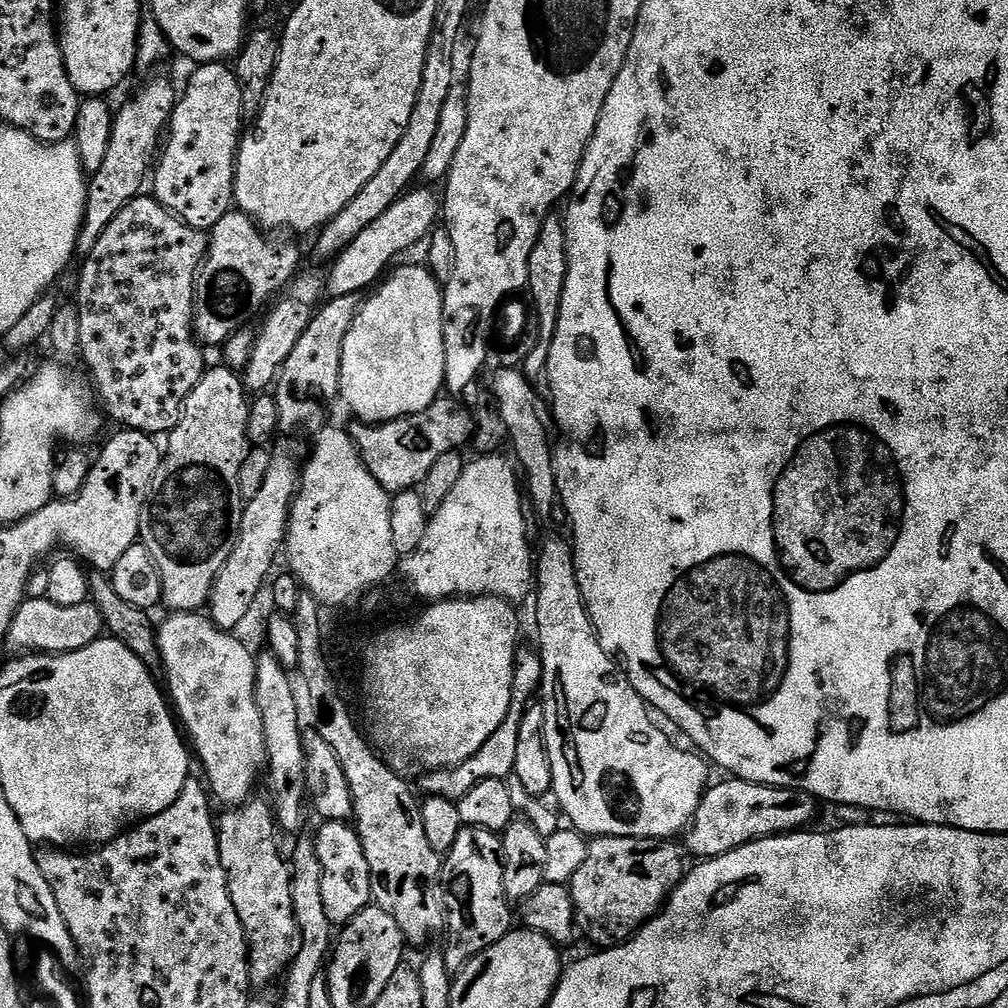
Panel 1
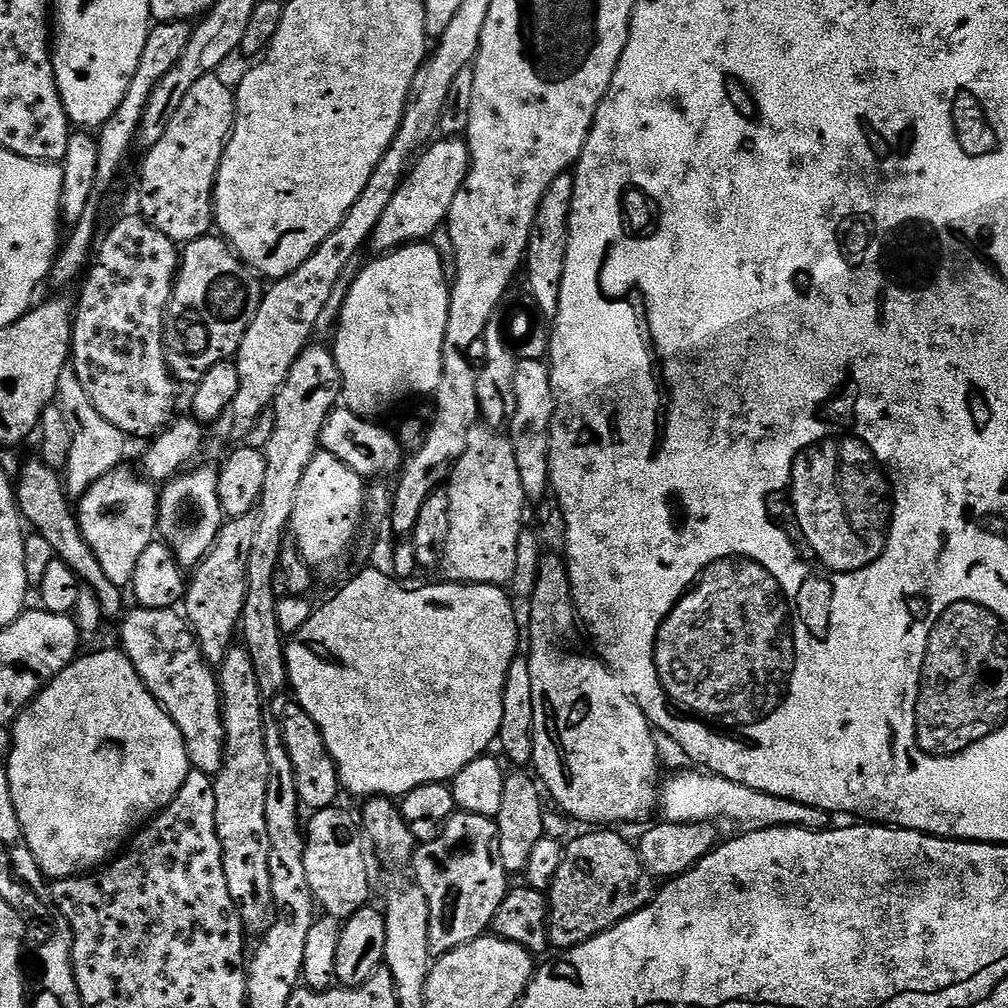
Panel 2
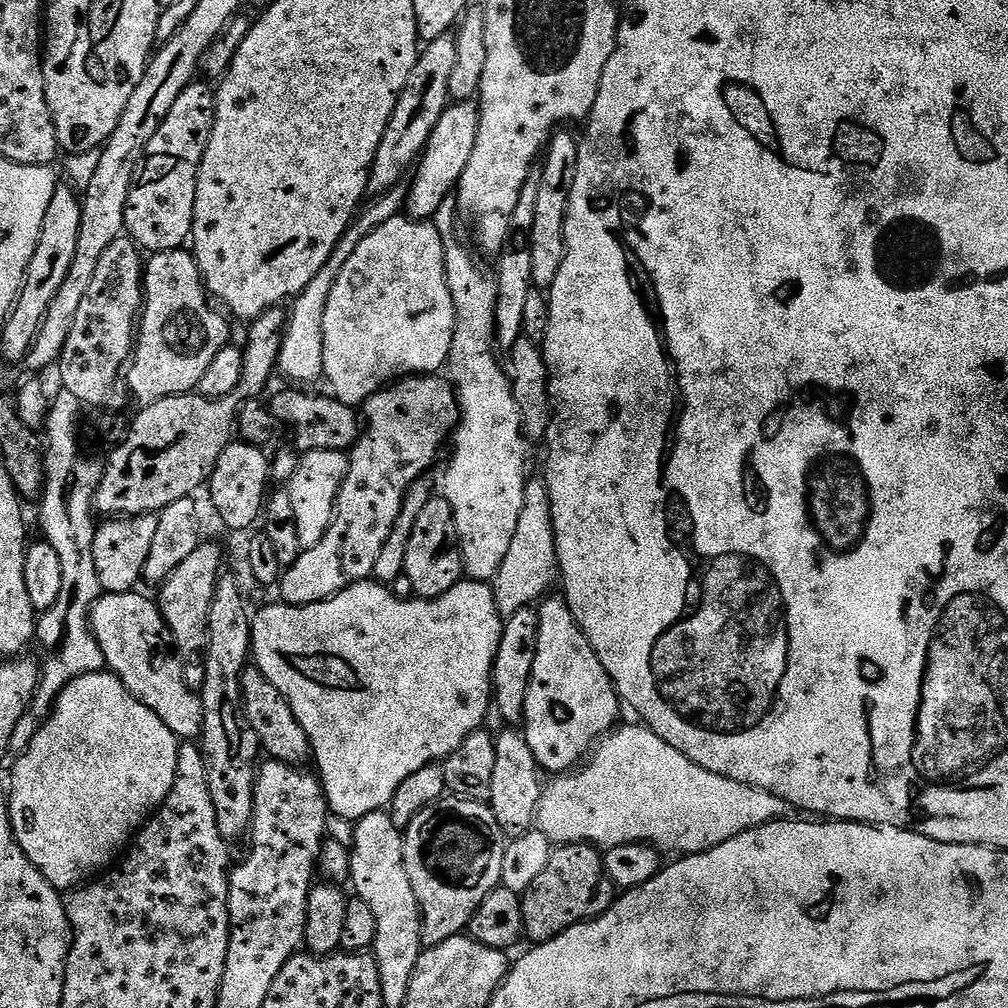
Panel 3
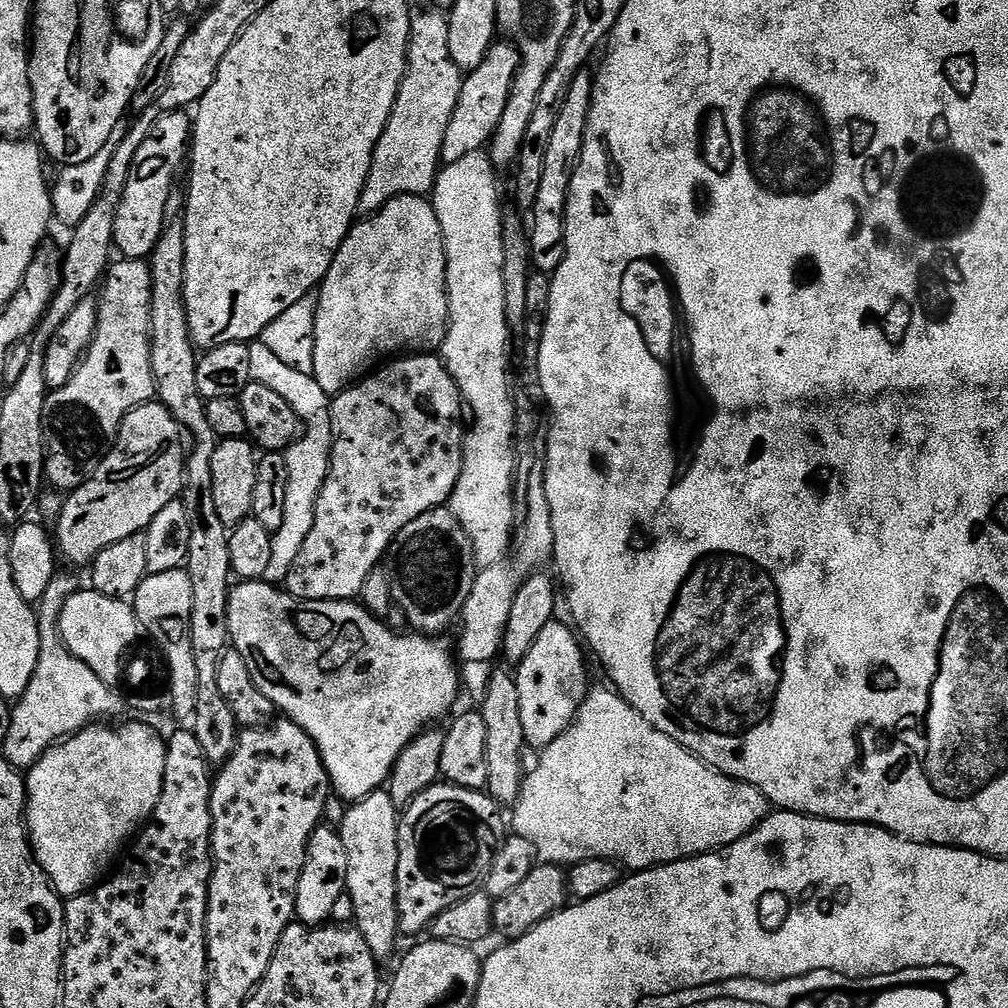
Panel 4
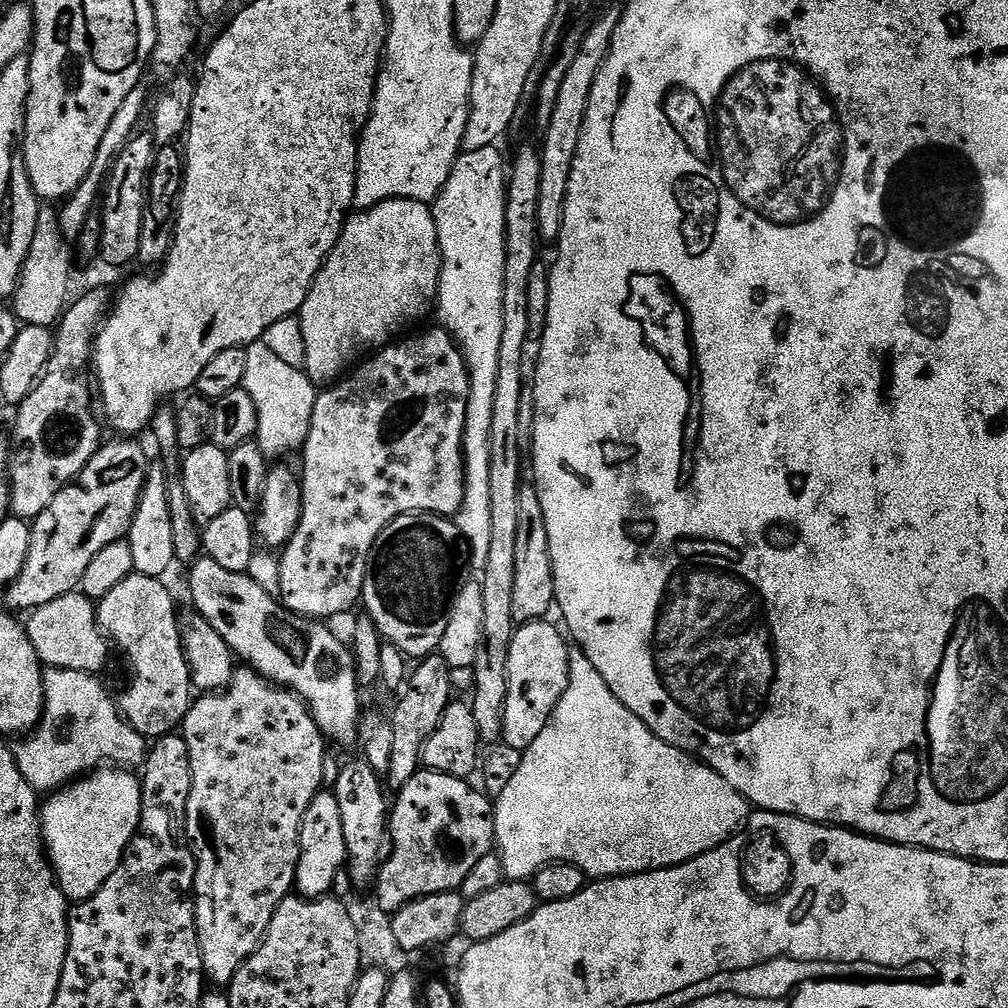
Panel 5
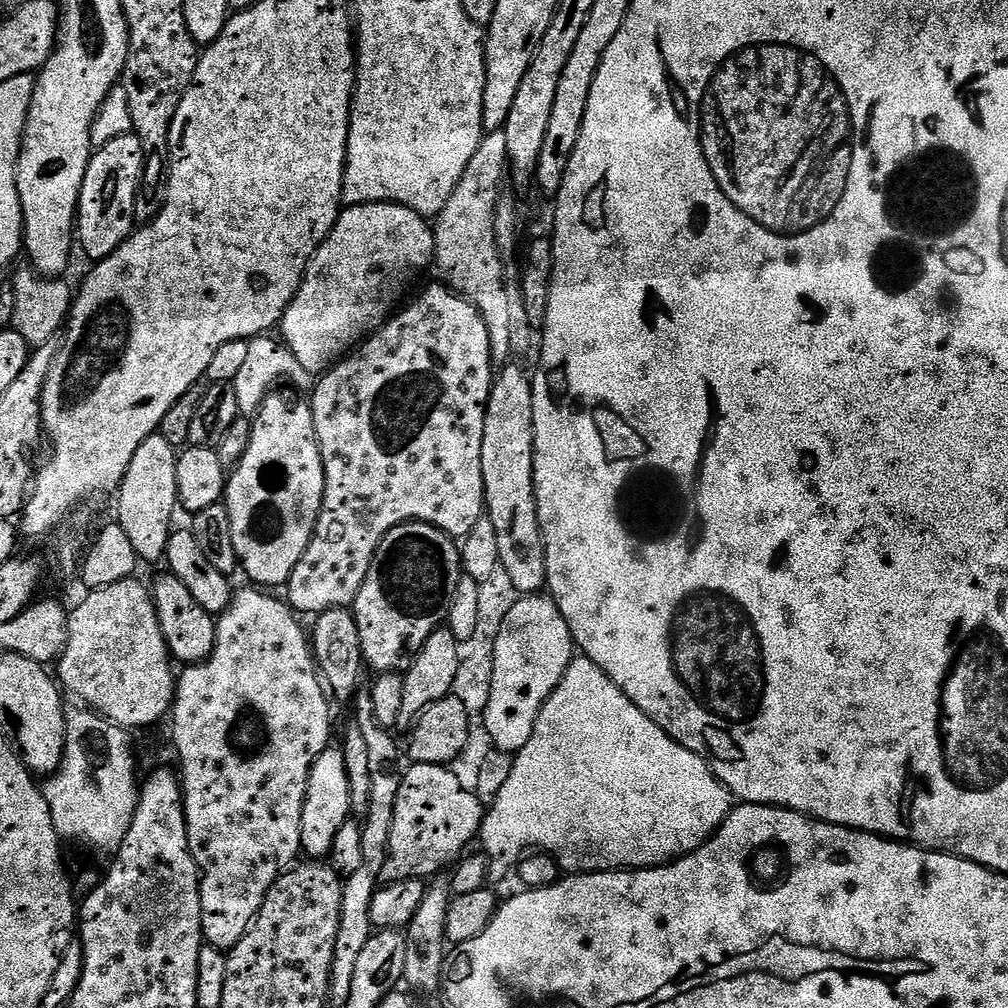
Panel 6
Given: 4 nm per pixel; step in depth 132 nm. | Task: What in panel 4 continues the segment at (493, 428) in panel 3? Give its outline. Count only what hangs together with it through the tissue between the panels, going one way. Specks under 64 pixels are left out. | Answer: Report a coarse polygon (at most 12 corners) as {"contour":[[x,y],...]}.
{"contour":[[487,151],[436,174],[448,333],[470,413],[450,507],[477,569],[518,505],[502,199]]}

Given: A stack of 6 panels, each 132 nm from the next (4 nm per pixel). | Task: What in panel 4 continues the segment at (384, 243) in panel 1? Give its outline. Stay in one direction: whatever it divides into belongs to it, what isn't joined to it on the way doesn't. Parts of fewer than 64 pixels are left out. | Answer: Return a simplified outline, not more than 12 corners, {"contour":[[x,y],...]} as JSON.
{"contour":[[497,42],[464,76],[440,158],[479,152],[502,122],[520,55]]}

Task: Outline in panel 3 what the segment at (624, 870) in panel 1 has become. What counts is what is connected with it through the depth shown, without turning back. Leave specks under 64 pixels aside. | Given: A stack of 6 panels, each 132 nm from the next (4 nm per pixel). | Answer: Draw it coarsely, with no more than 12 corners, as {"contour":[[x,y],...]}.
{"contour":[[561,844],[520,896],[533,945],[613,902],[601,849]]}

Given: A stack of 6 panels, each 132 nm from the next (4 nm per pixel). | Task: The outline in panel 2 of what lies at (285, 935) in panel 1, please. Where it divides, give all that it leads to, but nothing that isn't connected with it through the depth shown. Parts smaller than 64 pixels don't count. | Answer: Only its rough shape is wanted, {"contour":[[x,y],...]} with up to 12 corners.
{"contour":[[243,646],[218,665],[214,822],[245,929],[274,919],[266,700]]}

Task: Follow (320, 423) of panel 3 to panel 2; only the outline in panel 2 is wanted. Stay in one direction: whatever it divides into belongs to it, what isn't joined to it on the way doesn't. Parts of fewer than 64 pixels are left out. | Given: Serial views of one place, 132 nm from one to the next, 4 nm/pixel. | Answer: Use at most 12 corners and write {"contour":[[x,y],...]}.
{"contour":[[337,406],[320,448],[359,476],[399,473],[395,431]]}

